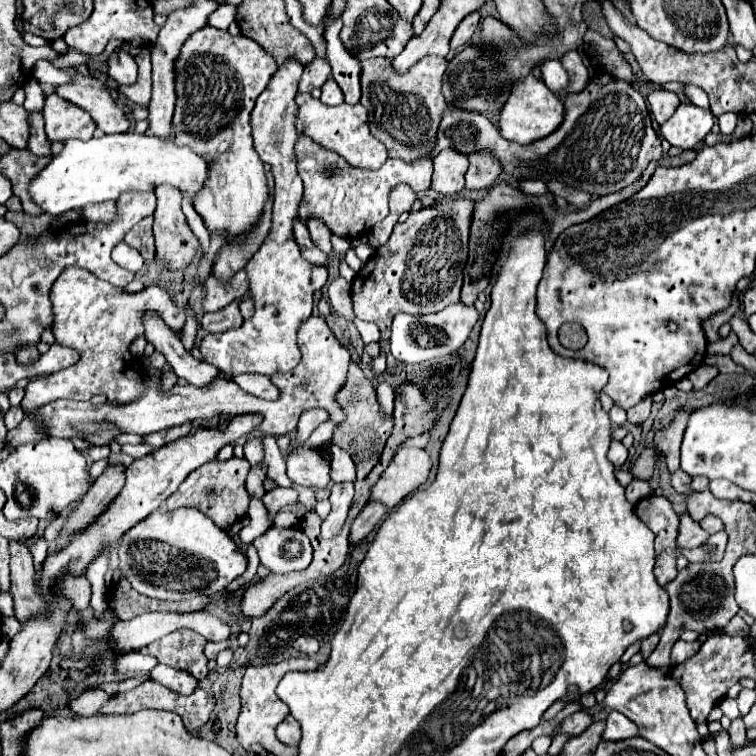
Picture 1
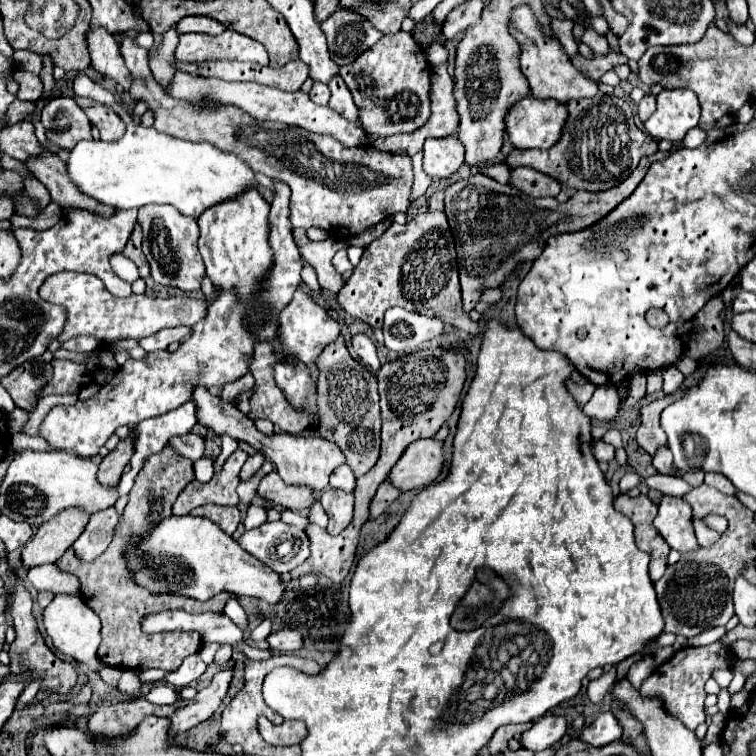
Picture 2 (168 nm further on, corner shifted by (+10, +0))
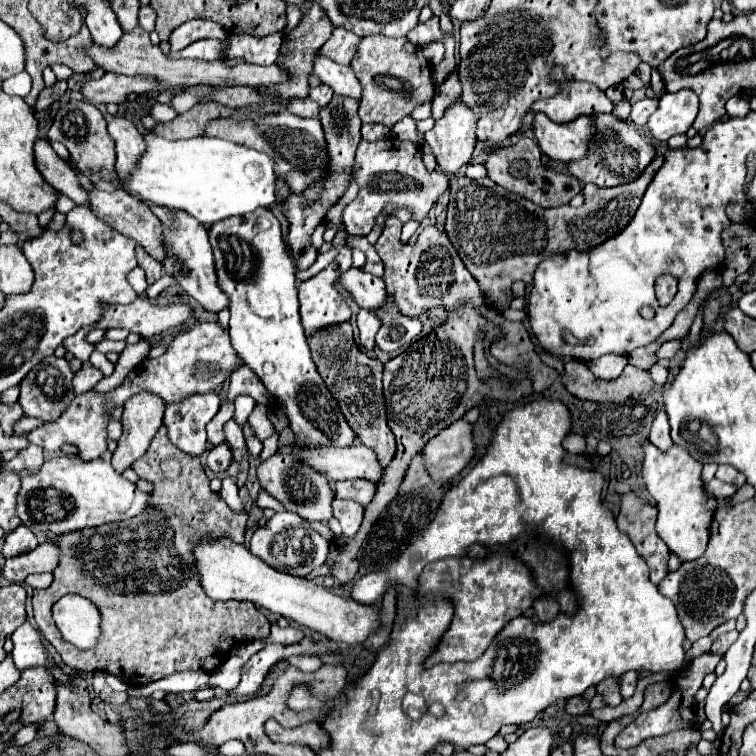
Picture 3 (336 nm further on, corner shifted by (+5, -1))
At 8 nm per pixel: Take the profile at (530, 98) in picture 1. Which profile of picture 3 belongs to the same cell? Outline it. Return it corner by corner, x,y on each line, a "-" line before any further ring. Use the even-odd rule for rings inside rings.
533,112
533,134
541,150
553,160
569,162
583,158
593,132
589,116
579,116
579,120
571,120
569,124
555,124
545,114

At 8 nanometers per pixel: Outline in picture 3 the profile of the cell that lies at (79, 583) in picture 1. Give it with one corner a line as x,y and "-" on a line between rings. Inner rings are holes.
53,573
31,574
25,579
25,583
34,589
45,589
53,582

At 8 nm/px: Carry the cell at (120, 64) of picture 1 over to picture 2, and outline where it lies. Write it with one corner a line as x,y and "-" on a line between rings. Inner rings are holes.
94,27
92,31
88,31
86,39
94,69
106,77
112,77
118,85
122,85
128,91
130,71
124,67
124,59
120,55
120,47
114,35
110,35
104,27

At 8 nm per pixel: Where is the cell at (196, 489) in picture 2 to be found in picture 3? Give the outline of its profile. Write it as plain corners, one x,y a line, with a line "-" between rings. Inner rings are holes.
229,420
225,424
225,434
227,434
227,444
229,444
231,450
243,450
243,452
247,452
243,430
235,424
235,420

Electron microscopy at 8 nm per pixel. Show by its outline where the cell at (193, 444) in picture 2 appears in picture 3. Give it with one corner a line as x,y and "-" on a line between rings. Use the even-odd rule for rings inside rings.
223,442
223,444
217,444
217,448
211,448
207,452
207,466
213,470
213,472
223,472
227,470
229,462
231,462
231,450
229,446

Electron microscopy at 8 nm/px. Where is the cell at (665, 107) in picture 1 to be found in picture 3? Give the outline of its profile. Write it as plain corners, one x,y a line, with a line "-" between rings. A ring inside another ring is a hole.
643,98
643,100
635,102
631,108
631,122
635,122
637,128
643,128
647,124
649,116
657,110
657,104
659,104
659,100
655,100
655,98

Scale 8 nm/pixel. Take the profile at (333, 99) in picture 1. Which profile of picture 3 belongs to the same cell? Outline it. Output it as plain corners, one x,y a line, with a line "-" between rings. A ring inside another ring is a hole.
319,84
317,88
313,88
309,92
309,96
319,104
319,106
327,106
331,102
331,96
333,96
333,90
327,86
327,84

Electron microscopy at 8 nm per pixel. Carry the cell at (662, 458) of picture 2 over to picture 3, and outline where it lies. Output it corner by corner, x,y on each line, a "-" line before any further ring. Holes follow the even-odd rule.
659,412
653,426
651,426
651,436
649,440
653,440
653,444
657,444
657,448
661,448
665,452
665,448
673,446
673,440
669,436
669,420
665,412

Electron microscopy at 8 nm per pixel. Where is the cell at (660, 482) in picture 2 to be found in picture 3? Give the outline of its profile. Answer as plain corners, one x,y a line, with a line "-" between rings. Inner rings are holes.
713,478
711,482
705,484
705,492
711,494
711,496
731,496
731,494
735,494
735,488
727,482
721,482
721,480

